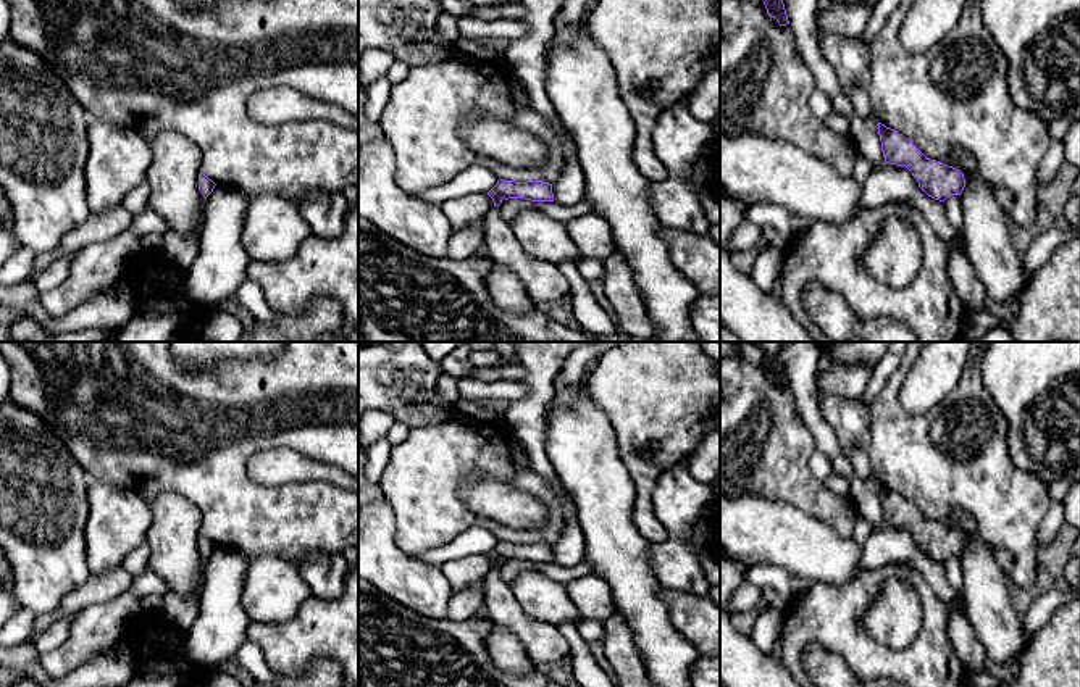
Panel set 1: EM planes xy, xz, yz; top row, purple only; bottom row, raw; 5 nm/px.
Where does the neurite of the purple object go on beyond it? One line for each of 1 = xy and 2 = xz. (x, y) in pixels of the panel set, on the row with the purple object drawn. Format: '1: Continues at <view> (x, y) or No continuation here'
1: No continuation here
2: No continuation here

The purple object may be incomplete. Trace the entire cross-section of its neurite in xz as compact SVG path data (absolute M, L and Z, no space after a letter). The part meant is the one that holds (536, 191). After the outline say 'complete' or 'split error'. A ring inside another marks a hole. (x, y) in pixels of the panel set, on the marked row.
M499 179L497 184L488 192L494 206L499 206L502 200L525 198L531 202L554 202L552 184L544 181L515 182Z; complete

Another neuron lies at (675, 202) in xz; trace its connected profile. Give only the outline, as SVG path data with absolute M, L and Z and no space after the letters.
M668 177L663 182L652 182L647 197L660 226L709 234L710 221L699 194L686 177Z

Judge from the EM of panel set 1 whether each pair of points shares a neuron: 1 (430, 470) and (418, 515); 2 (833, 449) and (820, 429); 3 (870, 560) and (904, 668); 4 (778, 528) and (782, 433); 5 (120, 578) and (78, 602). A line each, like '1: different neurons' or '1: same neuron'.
1: same neuron
2: same neuron
3: different neurons
4: different neurons
5: same neuron

